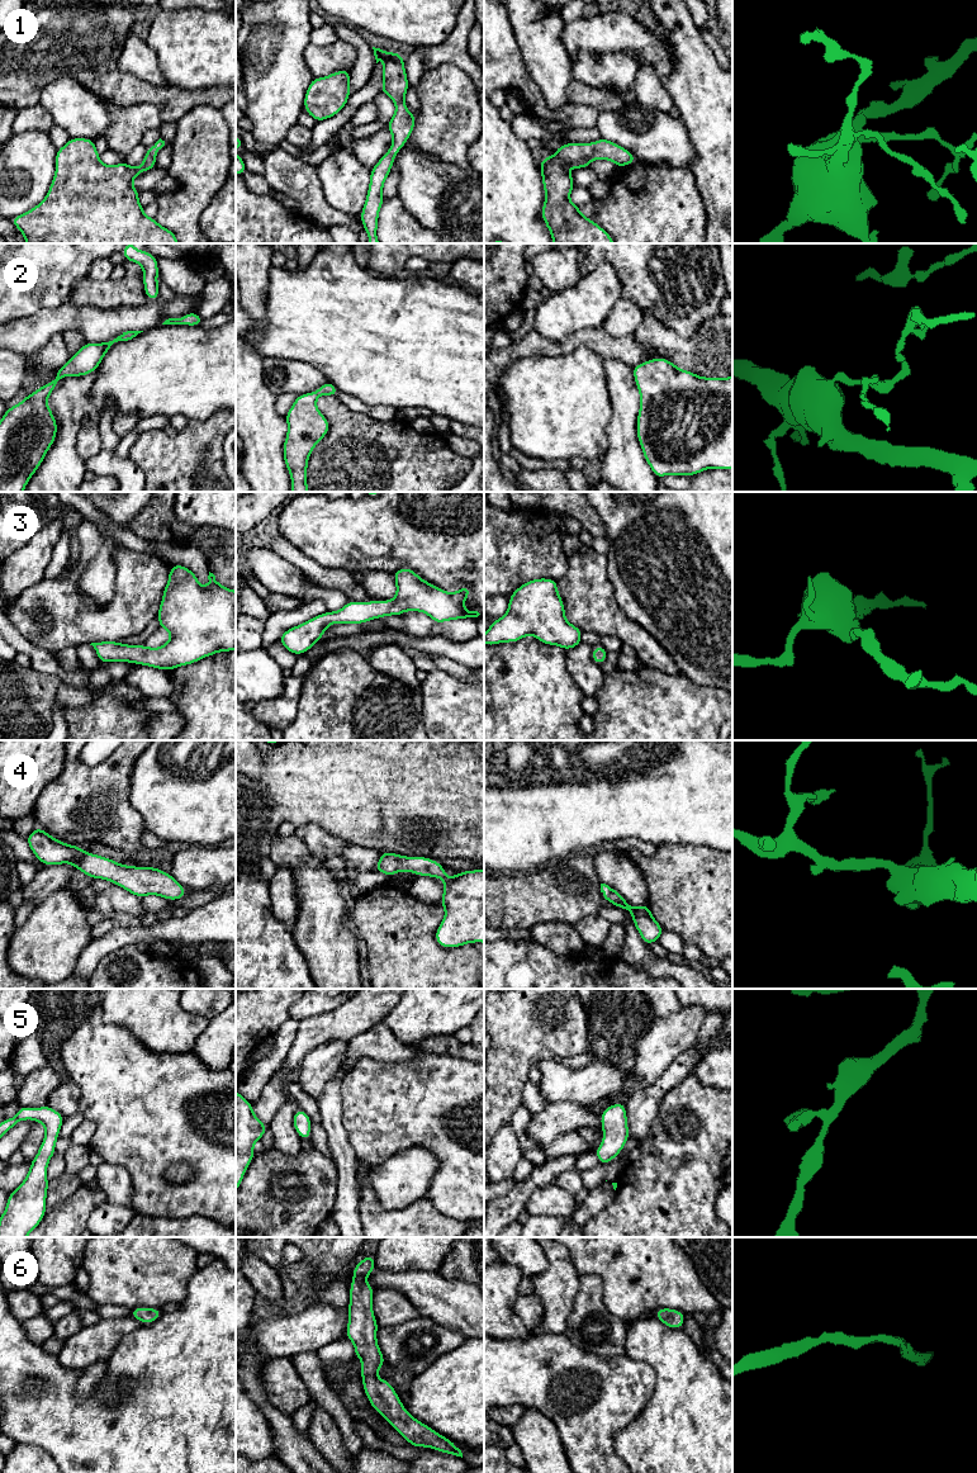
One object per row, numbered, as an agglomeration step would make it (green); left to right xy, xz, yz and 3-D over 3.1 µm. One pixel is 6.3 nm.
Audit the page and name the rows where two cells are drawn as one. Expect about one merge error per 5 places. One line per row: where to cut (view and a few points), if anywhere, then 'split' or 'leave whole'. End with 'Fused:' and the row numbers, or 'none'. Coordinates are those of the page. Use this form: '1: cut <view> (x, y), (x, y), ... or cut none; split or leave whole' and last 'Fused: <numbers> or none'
1: cut none; leave whole
2: cut none; leave whole
3: cut none; leave whole
4: cut none; leave whole
5: cut none; leave whole
6: cut none; leave whole
Fused: none

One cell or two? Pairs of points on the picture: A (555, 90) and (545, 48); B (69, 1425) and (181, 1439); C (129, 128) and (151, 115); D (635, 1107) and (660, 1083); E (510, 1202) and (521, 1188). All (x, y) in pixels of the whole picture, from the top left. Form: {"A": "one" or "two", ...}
{"A": "one", "B": "one", "C": "one", "D": "one", "E": "one"}

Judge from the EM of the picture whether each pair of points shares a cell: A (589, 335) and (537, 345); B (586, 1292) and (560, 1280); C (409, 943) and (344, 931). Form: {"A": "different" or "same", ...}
{"A": "same", "B": "different", "C": "different"}

